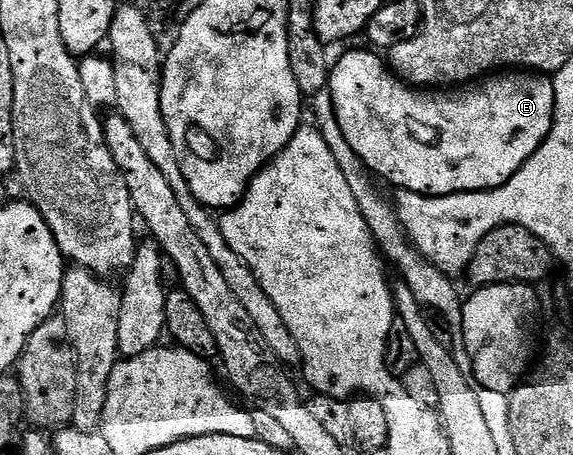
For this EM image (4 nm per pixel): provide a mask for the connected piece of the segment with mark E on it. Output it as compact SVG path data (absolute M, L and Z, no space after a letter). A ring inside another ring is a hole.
M374 51L347 52L340 60L334 61L331 69L331 83L329 85L333 106L336 110L337 122L340 123L341 133L345 136L346 142L353 148L357 158L371 174L374 174L380 181L388 180L392 189L404 192L420 192L423 196L448 196L449 194L461 194L462 192L490 192L493 188L500 188L533 154L543 145L545 138L550 134L551 127L555 121L555 81L547 74L491 74L486 78L480 78L466 86L456 87L454 90L424 90L419 86L412 86L399 79L391 71L388 61L383 60L382 55Z

